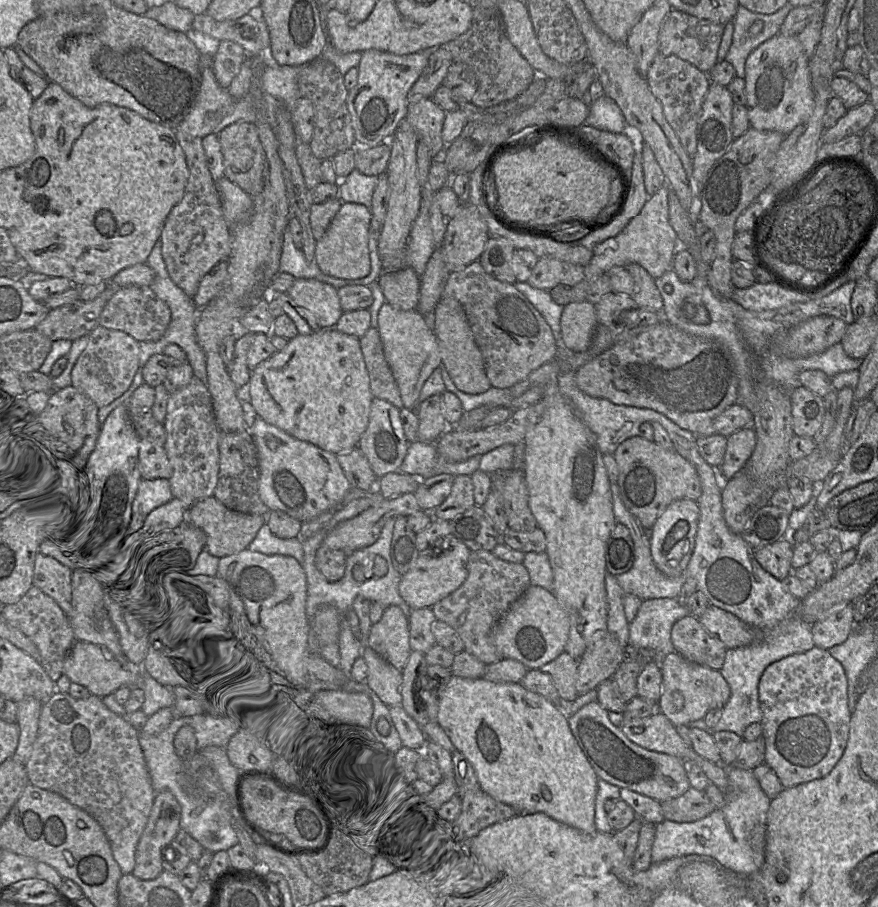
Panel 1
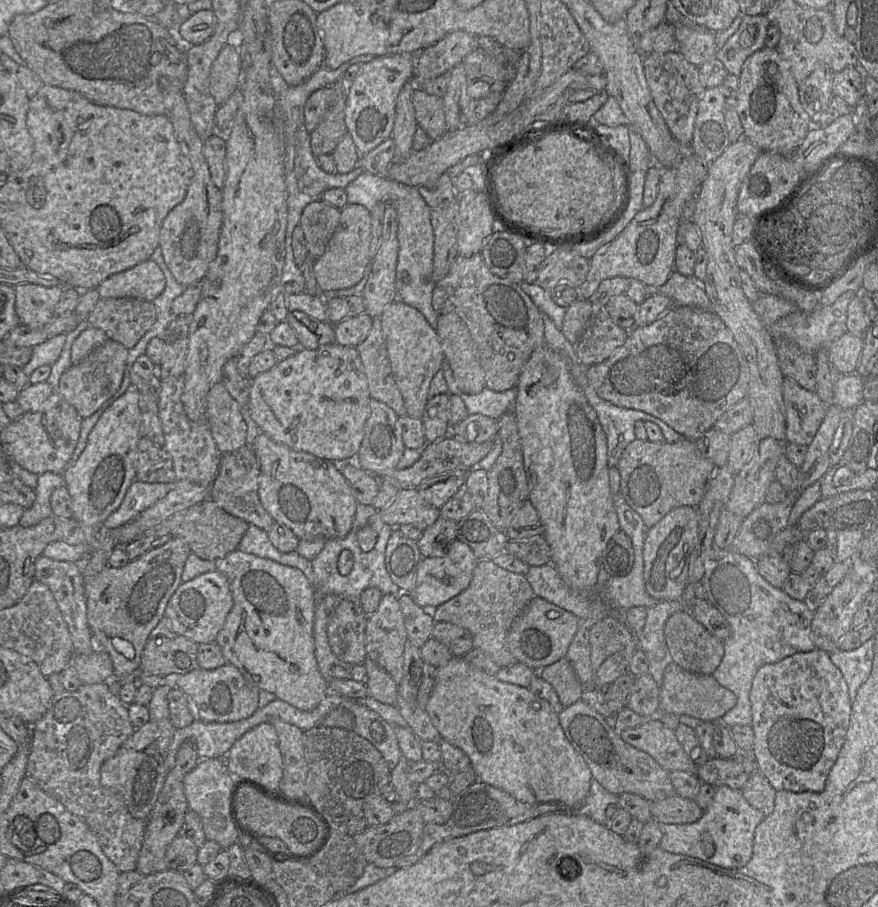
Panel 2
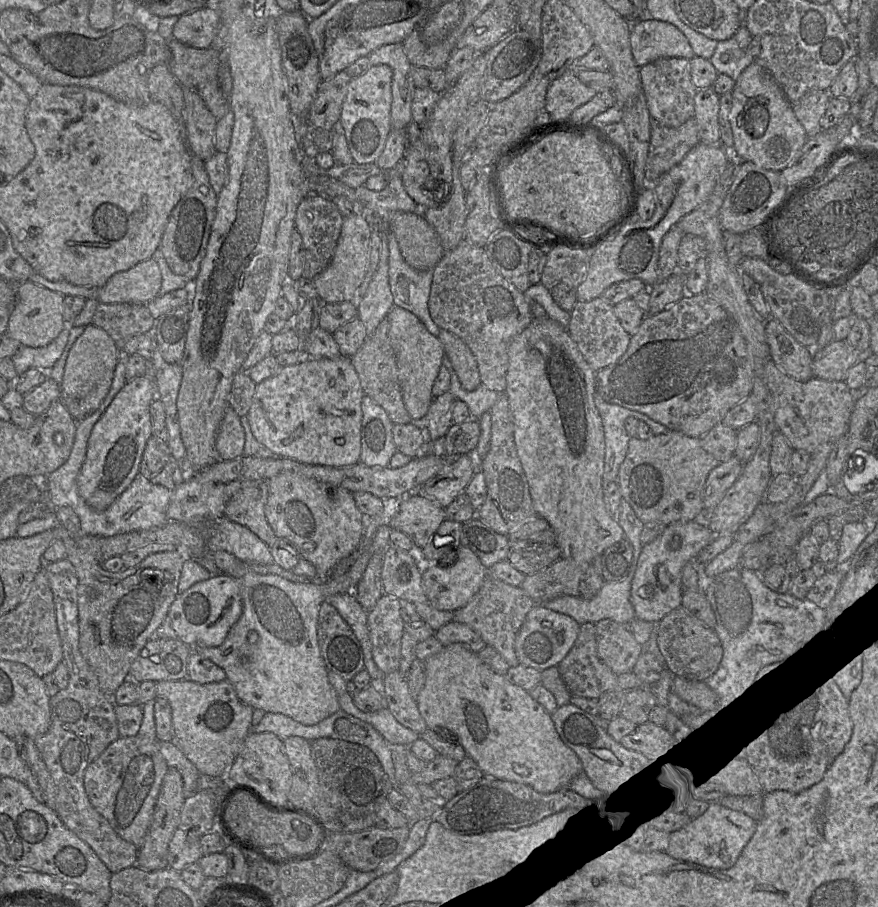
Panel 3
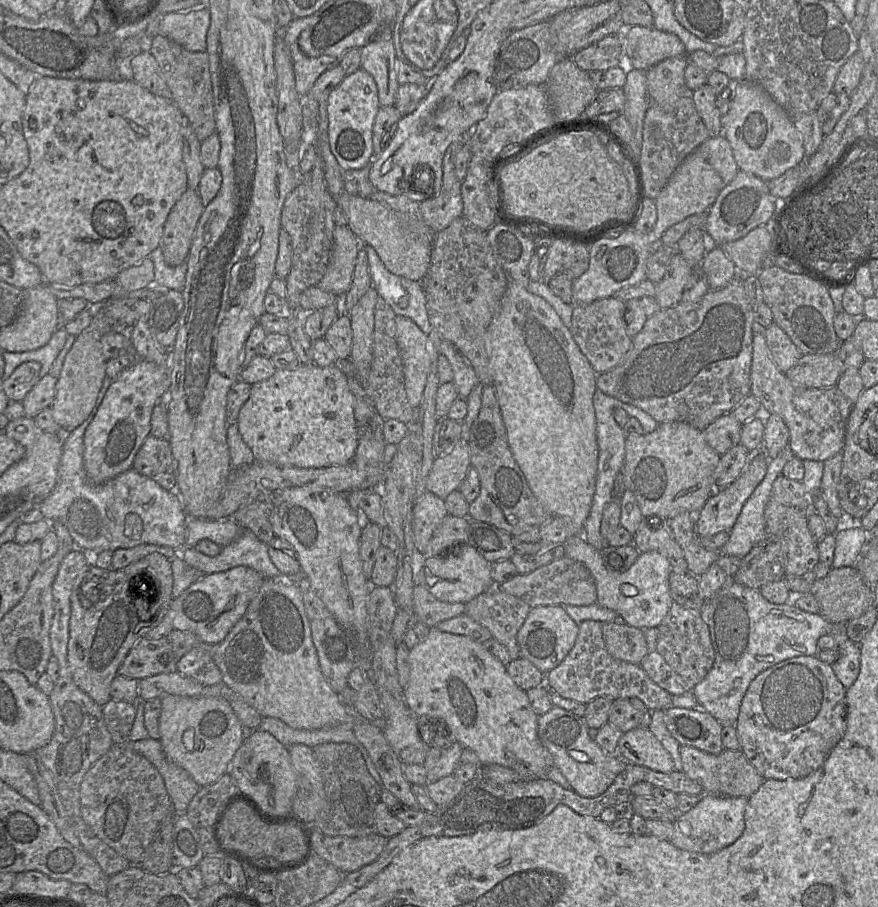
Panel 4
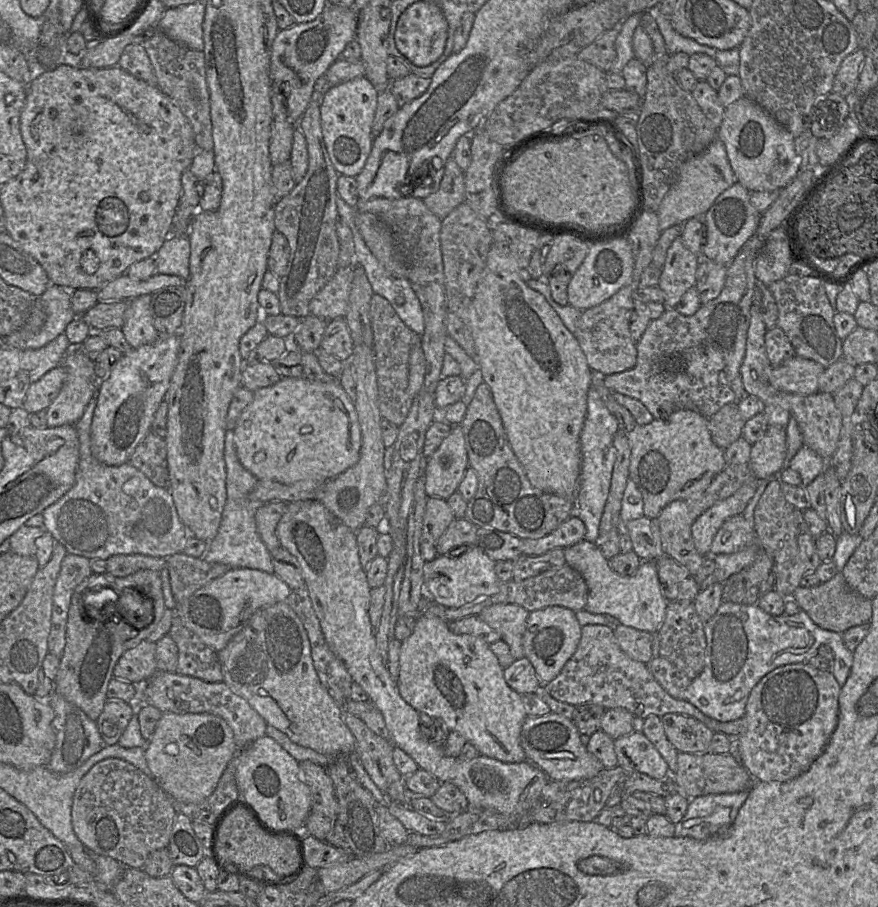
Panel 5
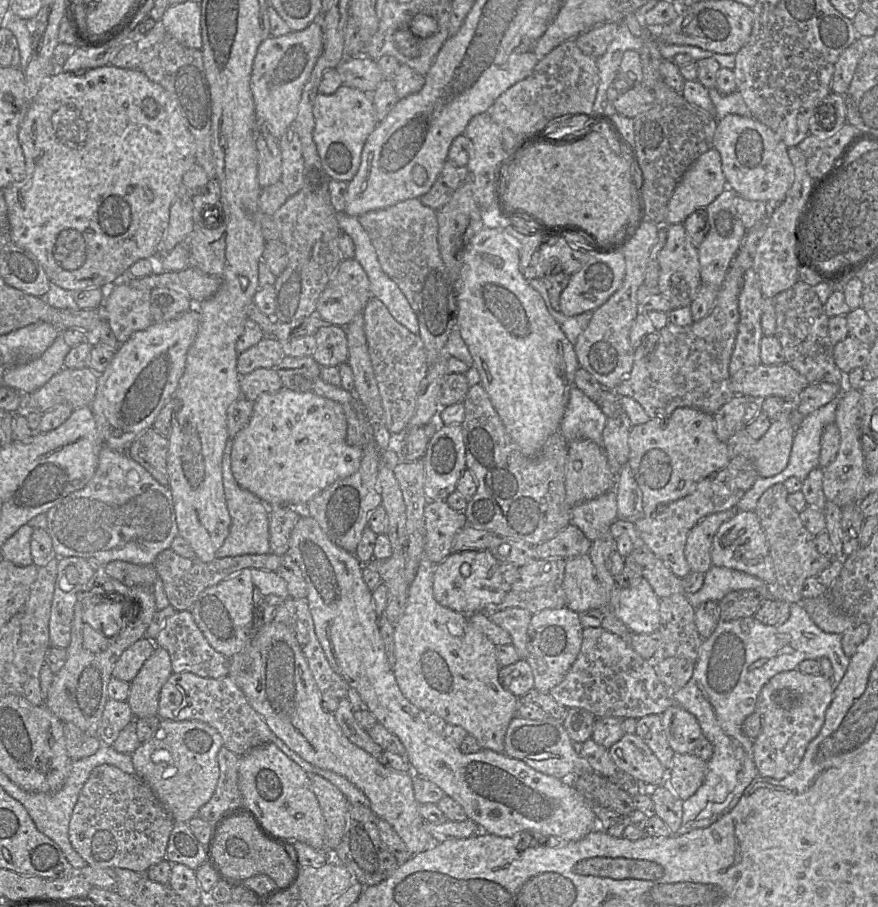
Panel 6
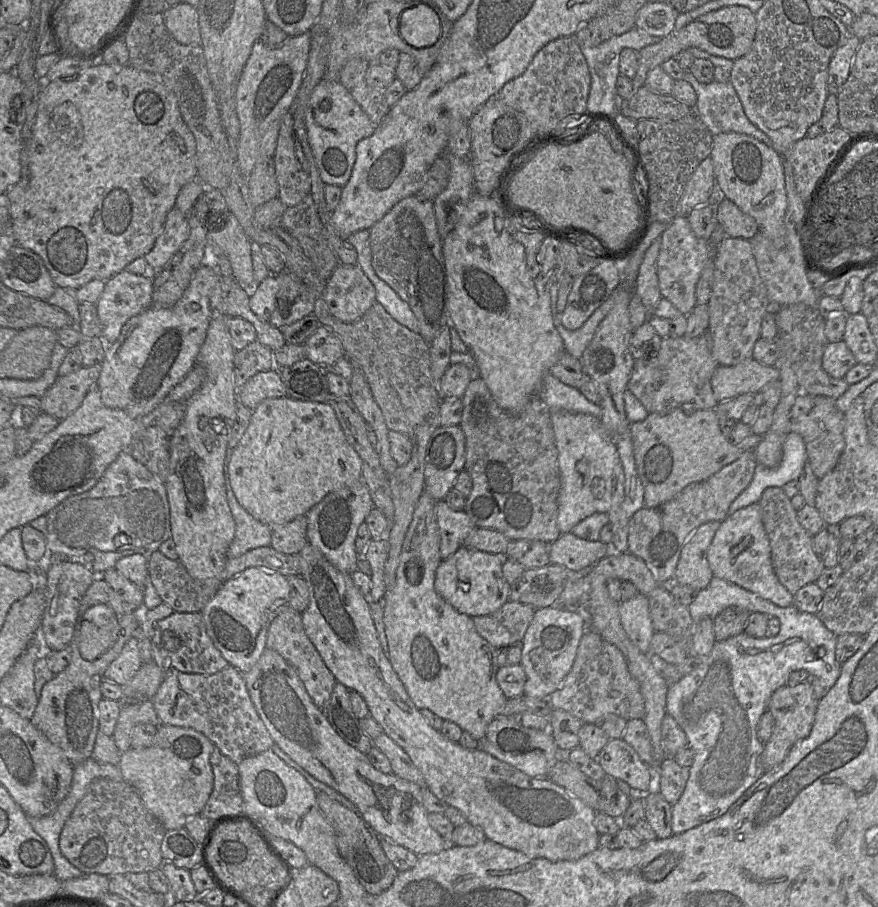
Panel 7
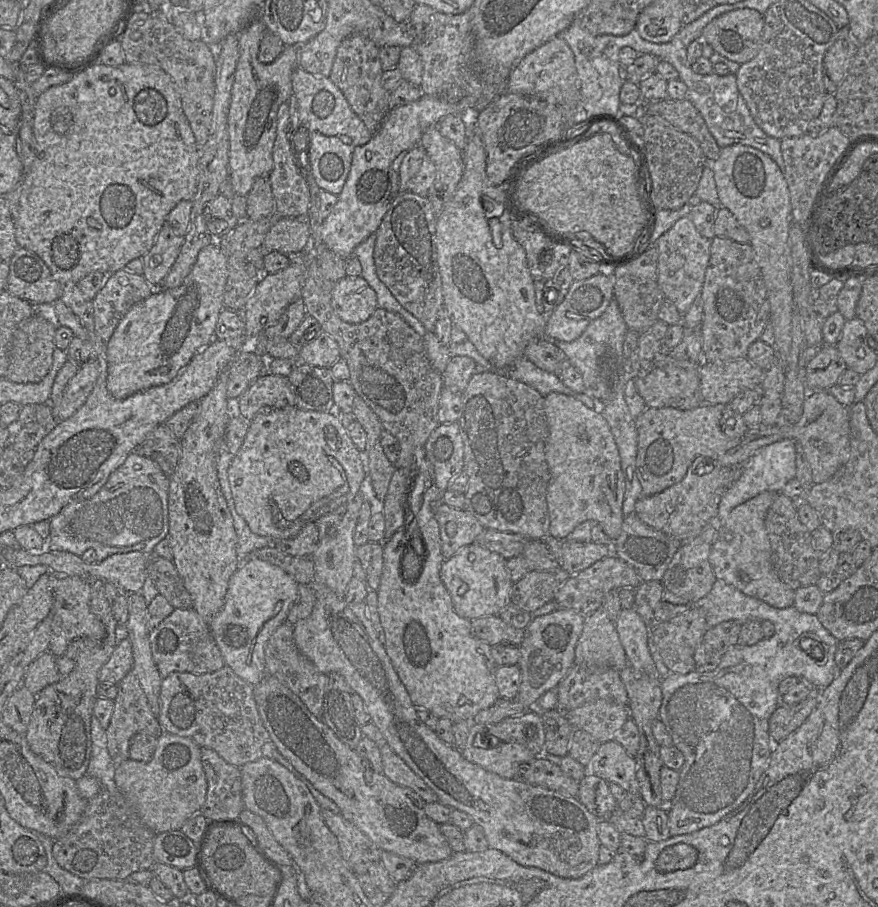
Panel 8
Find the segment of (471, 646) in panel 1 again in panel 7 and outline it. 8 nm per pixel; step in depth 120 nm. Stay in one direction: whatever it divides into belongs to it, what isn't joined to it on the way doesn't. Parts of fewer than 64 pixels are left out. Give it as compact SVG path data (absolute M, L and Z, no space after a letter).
M509 600L492 615L487 616L493 616L498 623L506 627L520 644L534 613L532 606Z

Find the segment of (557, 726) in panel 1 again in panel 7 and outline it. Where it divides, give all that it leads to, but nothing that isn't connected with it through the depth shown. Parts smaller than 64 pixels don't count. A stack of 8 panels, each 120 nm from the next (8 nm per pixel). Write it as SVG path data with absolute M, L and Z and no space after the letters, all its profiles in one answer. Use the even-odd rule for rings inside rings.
M425 491L420 496L404 538L395 585L392 589L386 589L382 600L388 655L394 671L418 709L428 709L442 719L456 723L479 742L485 736L489 723L501 714L507 698L496 680L500 667L496 648L478 634L472 617L459 613L434 588L436 570L442 562L436 502ZM410 560L414 560L421 568L421 578L417 583L409 582L406 576L406 567Z

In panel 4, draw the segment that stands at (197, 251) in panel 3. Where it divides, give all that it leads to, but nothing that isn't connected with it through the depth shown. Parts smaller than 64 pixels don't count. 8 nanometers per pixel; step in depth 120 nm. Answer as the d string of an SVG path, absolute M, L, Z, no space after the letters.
M187 188L171 209L159 245L168 265L177 266L187 260L204 208L198 189Z

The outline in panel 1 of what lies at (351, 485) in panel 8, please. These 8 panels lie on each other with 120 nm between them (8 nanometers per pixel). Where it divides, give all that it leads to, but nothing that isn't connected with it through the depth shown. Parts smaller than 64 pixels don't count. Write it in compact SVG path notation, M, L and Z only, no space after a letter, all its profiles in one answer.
M335 327L310 335L298 334L288 340L283 350L275 352L251 371L247 390L257 417L301 441L336 455L358 447L368 427L374 399L360 338L342 333Z

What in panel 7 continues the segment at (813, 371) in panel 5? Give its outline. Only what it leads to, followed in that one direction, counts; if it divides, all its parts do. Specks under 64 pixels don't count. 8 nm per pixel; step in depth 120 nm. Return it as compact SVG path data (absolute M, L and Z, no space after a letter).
M754 359L734 366L718 365L711 378L711 386L718 403L742 394L758 395L770 382L779 380L776 366L767 366Z

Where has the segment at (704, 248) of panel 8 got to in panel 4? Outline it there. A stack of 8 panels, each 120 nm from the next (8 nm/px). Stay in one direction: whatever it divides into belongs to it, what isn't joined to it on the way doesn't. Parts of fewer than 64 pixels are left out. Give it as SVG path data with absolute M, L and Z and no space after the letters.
M679 252L671 258L663 279L655 284L655 300L660 309L677 305L682 298L684 287L688 283L693 268Z

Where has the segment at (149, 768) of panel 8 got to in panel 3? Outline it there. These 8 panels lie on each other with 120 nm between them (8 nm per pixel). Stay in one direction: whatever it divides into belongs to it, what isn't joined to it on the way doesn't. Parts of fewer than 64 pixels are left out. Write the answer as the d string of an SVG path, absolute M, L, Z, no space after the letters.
M190 679L162 680L156 683L156 693L165 697L171 706L172 743L194 764L202 777L225 778L251 732L254 708L239 700L227 679L205 684Z

